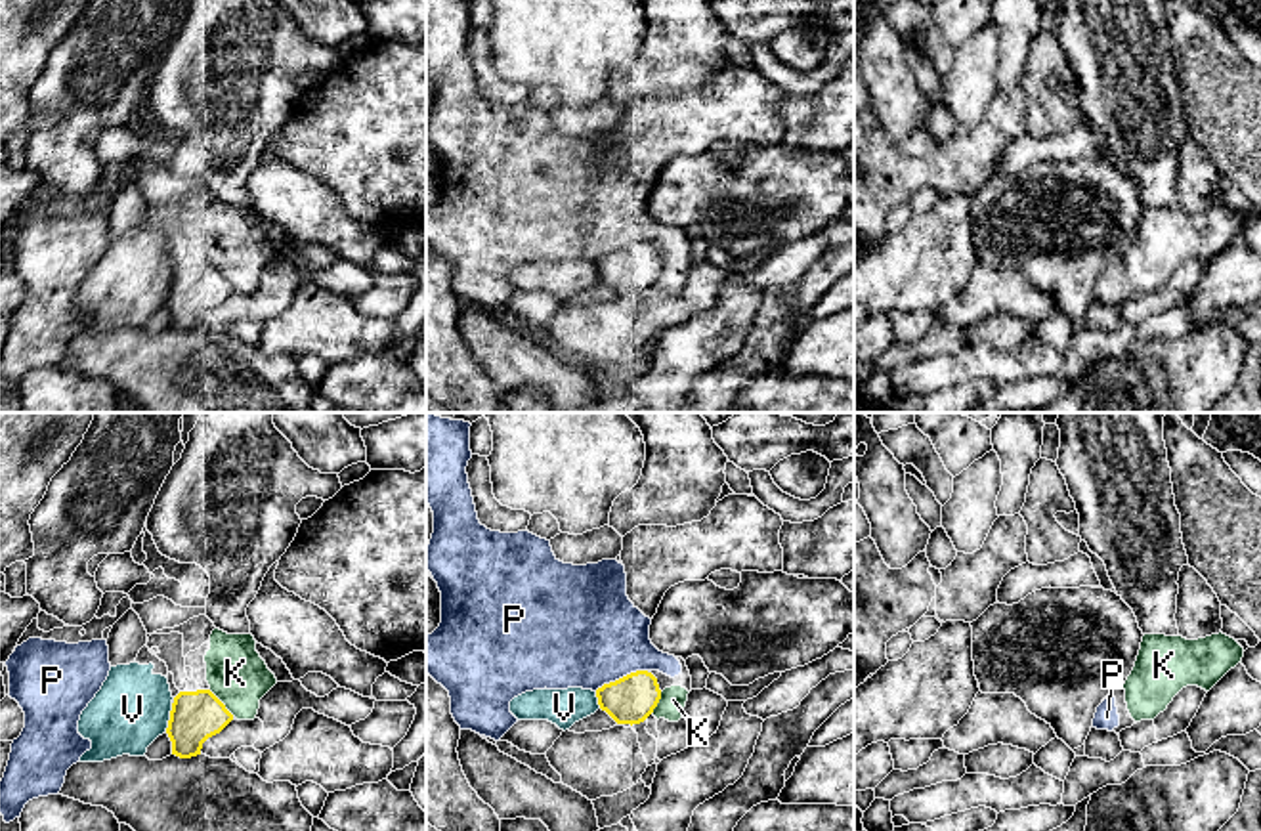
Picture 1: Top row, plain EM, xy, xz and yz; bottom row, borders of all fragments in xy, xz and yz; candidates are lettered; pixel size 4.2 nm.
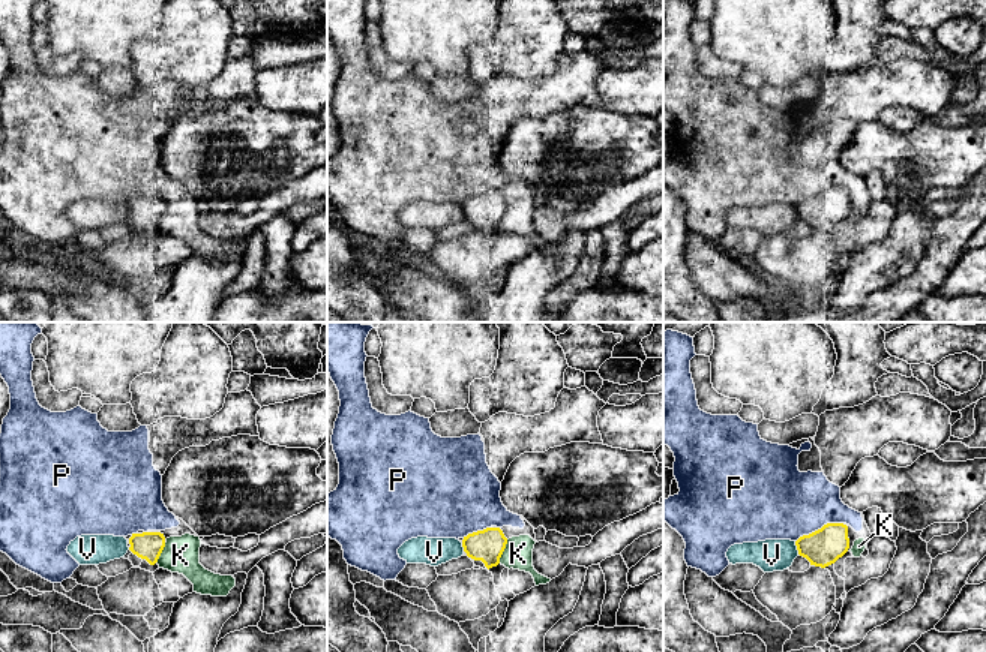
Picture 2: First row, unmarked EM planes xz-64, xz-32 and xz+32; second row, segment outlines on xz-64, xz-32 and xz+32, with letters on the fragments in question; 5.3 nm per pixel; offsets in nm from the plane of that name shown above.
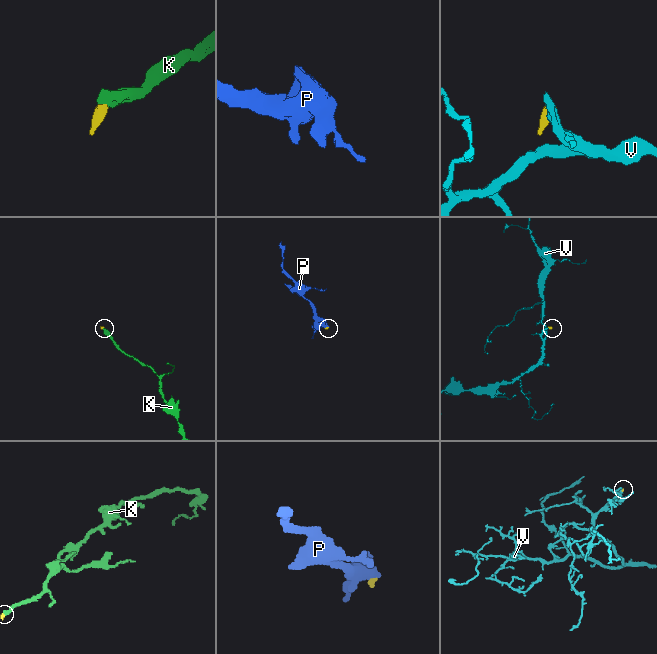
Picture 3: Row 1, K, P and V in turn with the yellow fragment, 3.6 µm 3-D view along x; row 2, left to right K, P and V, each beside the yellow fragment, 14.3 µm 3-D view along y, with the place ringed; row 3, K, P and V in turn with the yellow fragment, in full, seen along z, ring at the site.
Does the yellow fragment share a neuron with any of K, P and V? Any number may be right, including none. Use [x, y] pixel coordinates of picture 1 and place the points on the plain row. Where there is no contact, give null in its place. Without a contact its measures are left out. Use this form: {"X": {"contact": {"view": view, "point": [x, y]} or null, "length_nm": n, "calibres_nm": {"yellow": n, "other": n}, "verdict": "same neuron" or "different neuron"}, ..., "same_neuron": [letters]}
{"K": {"contact": {"view": "xy", "point": [222, 276]}, "length_nm": 160, "calibres_nm": {"yellow": 200, "other": 260}, "verdict": "different neuron"}, "P": {"contact": {"view": "xz", "point": [619, 251]}, "length_nm": 240, "calibres_nm": {"yellow": 200, "other": 460}, "verdict": "different neuron"}, "V": {"contact": {"view": "xy", "point": [170, 289]}, "length_nm": 120, "calibres_nm": {"yellow": 200, "other": 320}, "verdict": "different neuron"}, "same_neuron": []}

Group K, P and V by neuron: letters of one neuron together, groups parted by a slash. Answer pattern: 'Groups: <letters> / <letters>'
Groups: K P / V

